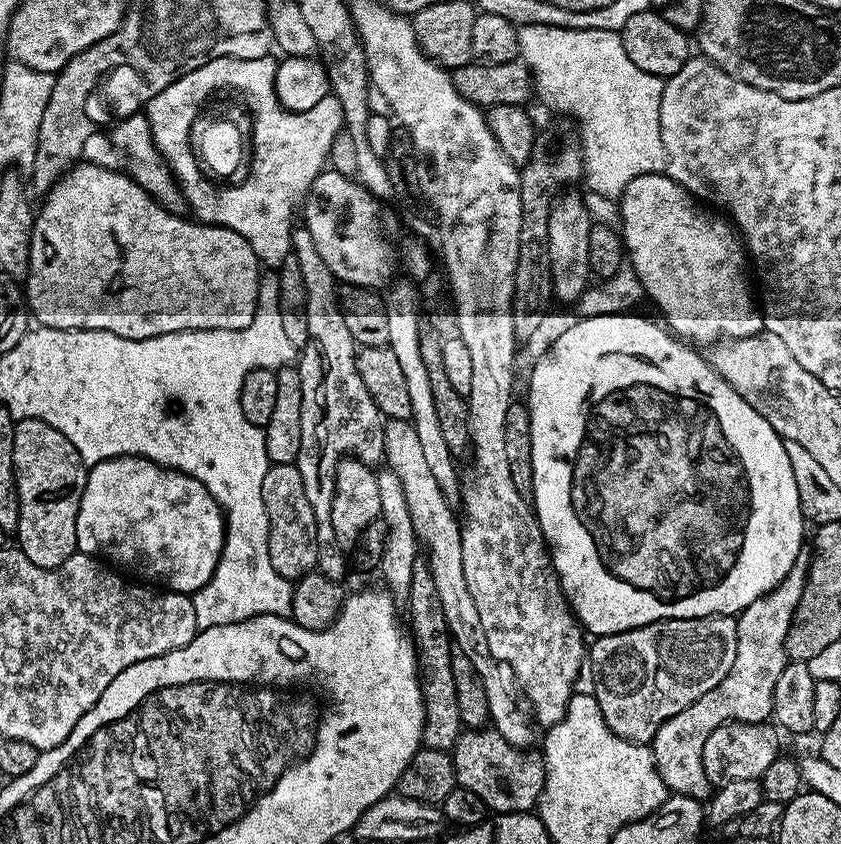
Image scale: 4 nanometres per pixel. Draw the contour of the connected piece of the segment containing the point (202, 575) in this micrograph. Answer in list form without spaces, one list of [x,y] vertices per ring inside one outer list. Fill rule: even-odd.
[[[119,456],[88,469],[88,481],[78,506],[76,546],[83,555],[113,560],[108,562],[121,564],[116,565],[121,569],[136,567],[145,581],[155,582],[169,592],[191,594],[210,582],[218,558],[224,553],[224,514],[220,503],[193,476],[163,468],[141,456]]]

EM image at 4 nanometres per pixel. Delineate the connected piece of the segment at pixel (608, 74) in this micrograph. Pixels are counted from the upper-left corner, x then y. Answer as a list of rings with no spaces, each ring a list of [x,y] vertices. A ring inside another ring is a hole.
[[[522,25],[518,28],[518,42],[520,43],[519,59],[532,72],[532,82],[535,95],[540,96],[540,100],[548,108],[553,108],[556,114],[564,118],[571,118],[578,125],[580,133],[580,148],[584,151],[584,175],[583,183],[588,183],[588,188],[596,196],[613,196],[619,198],[623,196],[626,186],[634,182],[634,178],[639,176],[655,176],[665,171],[664,147],[662,146],[662,134],[660,133],[660,103],[662,102],[662,90],[664,80],[654,74],[646,74],[646,70],[638,70],[634,62],[626,54],[626,50],[620,45],[620,33],[610,30],[598,29],[562,29],[558,26],[550,25]]]

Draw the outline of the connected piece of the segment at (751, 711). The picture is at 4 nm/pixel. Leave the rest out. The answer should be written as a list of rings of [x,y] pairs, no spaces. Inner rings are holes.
[[[800,555],[782,582],[774,585],[762,598],[750,602],[750,606],[736,616],[738,650],[734,666],[730,666],[730,674],[726,674],[726,678],[722,678],[714,690],[702,694],[698,702],[686,706],[682,714],[674,714],[674,718],[670,718],[658,730],[650,747],[658,774],[662,782],[666,782],[669,793],[689,796],[697,802],[707,801],[714,787],[703,770],[702,756],[710,734],[728,721],[763,724],[771,717],[774,682],[778,682],[778,674],[786,663],[784,639],[808,581],[808,562],[807,555]]]

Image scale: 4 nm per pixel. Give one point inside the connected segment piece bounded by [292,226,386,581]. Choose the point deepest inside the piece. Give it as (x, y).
(338, 416)

